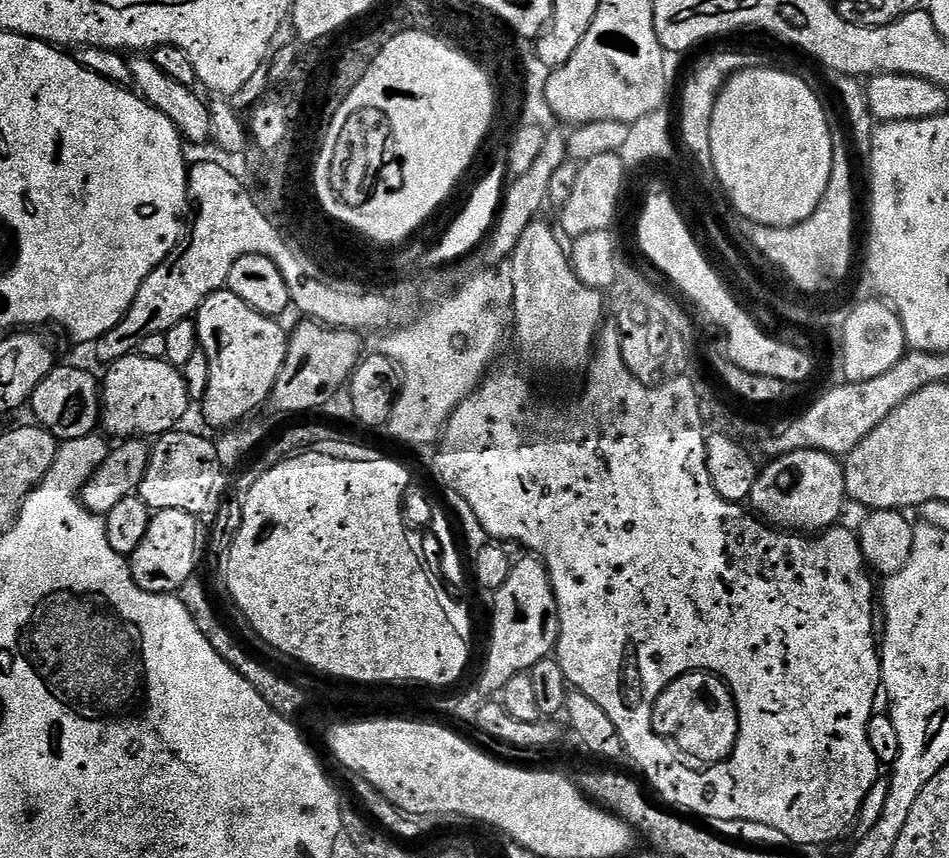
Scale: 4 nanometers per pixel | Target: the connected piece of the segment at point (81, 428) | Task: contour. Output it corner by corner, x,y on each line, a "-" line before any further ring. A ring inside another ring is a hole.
56,366
37,384
30,397
35,423
56,436
57,441
86,438
97,431
102,420
102,388
84,368

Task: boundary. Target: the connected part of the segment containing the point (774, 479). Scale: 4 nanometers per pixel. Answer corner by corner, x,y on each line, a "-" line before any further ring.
791,452
775,457
765,468
763,465
750,497
751,507
765,521
800,534
819,534
833,527
841,519
845,503
843,463
826,452

